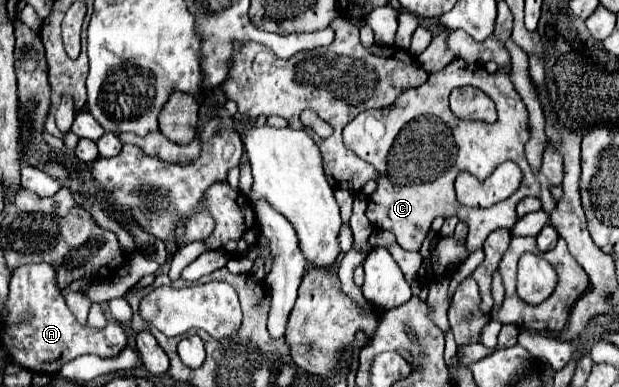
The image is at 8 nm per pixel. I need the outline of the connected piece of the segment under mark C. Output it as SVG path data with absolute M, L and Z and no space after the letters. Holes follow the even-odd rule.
M455 59L441 71L431 73L427 83L421 87L405 89L393 105L359 113L351 123L345 125L343 143L349 151L383 173L379 179L379 191L375 191L367 201L369 221L375 227L393 231L397 243L405 251L419 251L435 217L457 215L469 227L465 244L471 254L475 249L483 247L483 241L491 231L499 227L513 227L515 207L523 197L539 197L543 209L551 213L555 199L551 197L549 187L561 185L561 155L553 147L547 147L541 171L531 173L523 151L529 139L527 123L529 113L513 89L509 75L501 71L491 75L481 63L467 63L463 59ZM461 85L473 85L495 101L499 117L493 125L485 125L481 121L459 121L455 115L451 115L449 93ZM503 161L513 161L523 171L523 181L509 199L499 201L487 209L465 207L457 201L453 183L461 171L467 171L471 175L491 175Z

